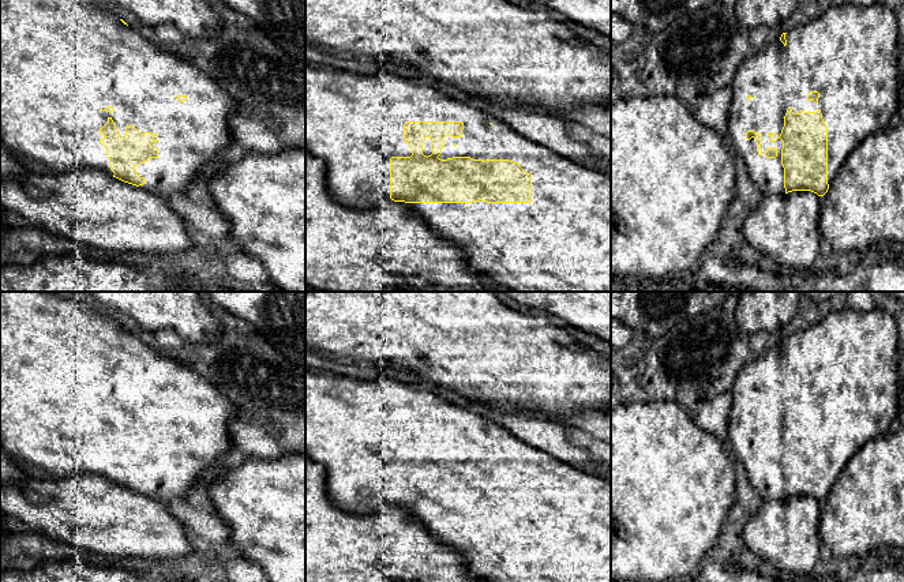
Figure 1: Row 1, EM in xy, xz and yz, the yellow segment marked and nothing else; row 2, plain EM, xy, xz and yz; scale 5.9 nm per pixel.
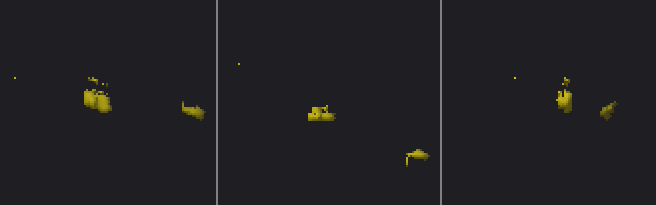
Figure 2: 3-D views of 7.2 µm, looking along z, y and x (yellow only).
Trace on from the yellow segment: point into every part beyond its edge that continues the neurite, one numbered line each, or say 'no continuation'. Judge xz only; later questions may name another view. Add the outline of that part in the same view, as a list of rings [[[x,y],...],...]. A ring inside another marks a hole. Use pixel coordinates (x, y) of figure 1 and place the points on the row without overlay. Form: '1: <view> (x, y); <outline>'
1: xz (355, 428); [[[305,369],[305,453],[308,457],[323,465],[327,472],[327,493],[335,507],[352,514],[370,515],[376,512],[382,506],[390,504],[390,463],[391,462],[410,462],[410,453],[404,447],[404,429],[406,427],[462,427],[464,435],[461,443],[445,442],[445,451],[440,465],[453,462],[470,462],[473,465],[509,465],[518,468],[525,478],[532,480],[532,507],[530,508],[487,508],[483,506],[473,508],[406,508],[423,526],[440,542],[458,551],[465,559],[469,571],[485,579],[487,582],[611,582],[611,483],[604,477],[588,474],[554,455],[541,451],[507,429],[499,427],[494,421],[483,417],[479,413],[469,412],[442,399],[431,391],[415,390],[408,383],[401,383],[386,375],[375,380],[360,380],[356,378],[323,373],[314,369]]]

